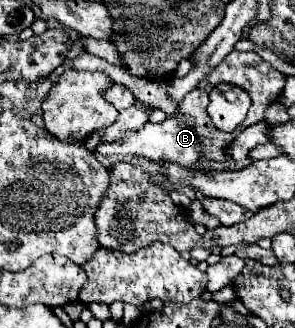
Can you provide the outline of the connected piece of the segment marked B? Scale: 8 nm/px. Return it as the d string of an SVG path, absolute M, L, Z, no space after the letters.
M198 86L196 90L192 90L180 104L178 104L178 112L168 116L164 122L160 124L146 124L142 130L126 134L122 140L116 142L102 142L96 152L108 156L108 154L130 154L130 156L144 156L148 160L170 160L182 166L192 168L198 158L208 158L208 160L224 160L228 158L222 156L222 130L212 126L212 120L206 112L208 106L208 86Z

